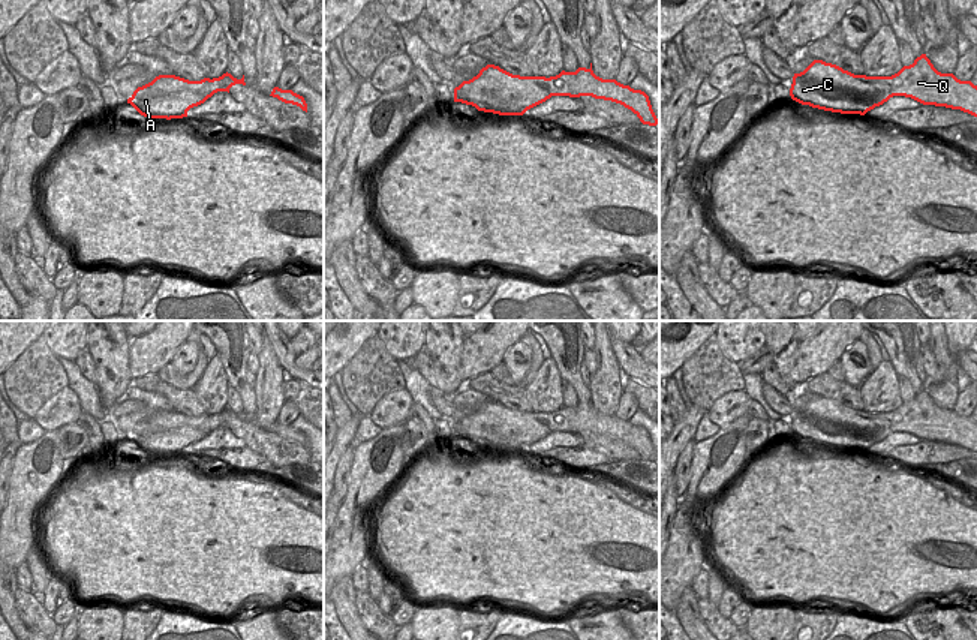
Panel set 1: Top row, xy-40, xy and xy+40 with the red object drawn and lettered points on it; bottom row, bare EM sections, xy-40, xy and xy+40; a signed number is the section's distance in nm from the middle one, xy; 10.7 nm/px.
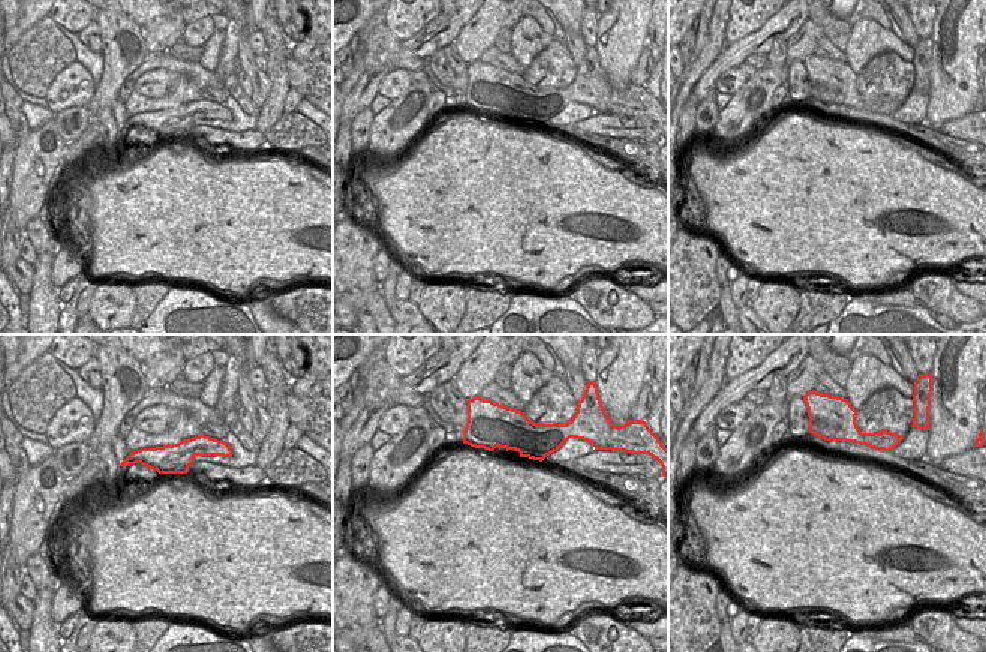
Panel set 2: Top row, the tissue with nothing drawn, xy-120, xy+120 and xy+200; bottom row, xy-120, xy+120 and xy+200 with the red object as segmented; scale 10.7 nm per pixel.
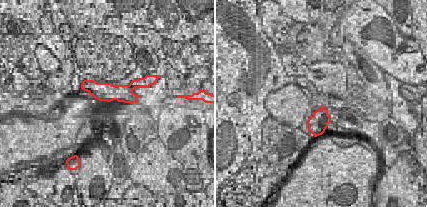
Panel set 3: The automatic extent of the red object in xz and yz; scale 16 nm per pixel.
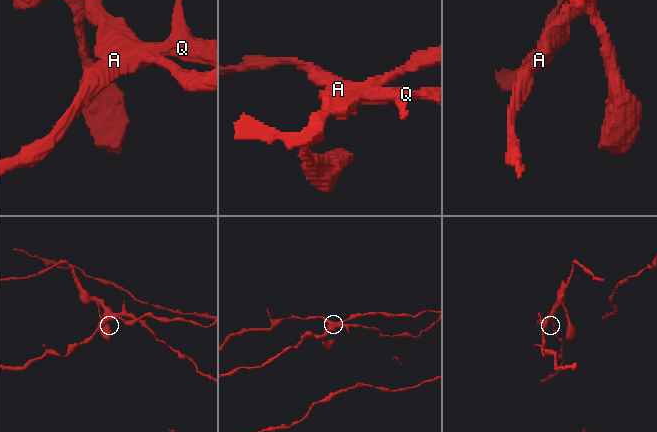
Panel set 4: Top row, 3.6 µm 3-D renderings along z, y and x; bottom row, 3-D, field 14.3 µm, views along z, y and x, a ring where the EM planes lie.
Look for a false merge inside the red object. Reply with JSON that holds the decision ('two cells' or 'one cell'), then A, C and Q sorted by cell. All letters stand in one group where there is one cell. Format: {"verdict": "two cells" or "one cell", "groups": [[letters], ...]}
{"verdict": "two cells", "groups": [["A"], ["C", "Q"]]}

